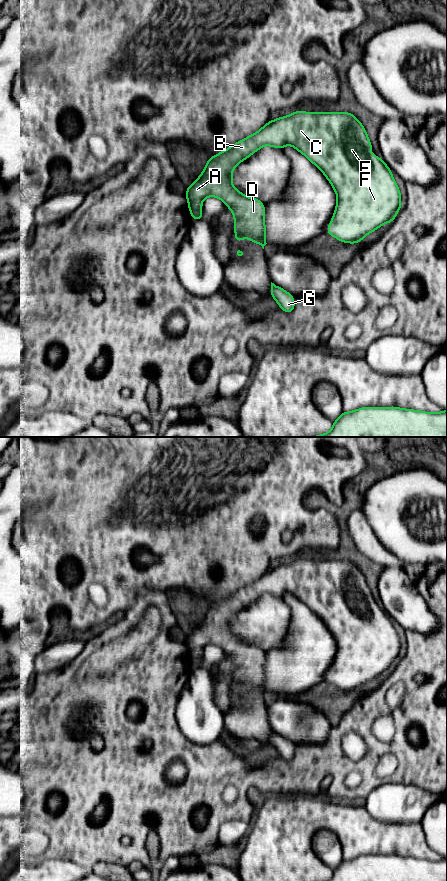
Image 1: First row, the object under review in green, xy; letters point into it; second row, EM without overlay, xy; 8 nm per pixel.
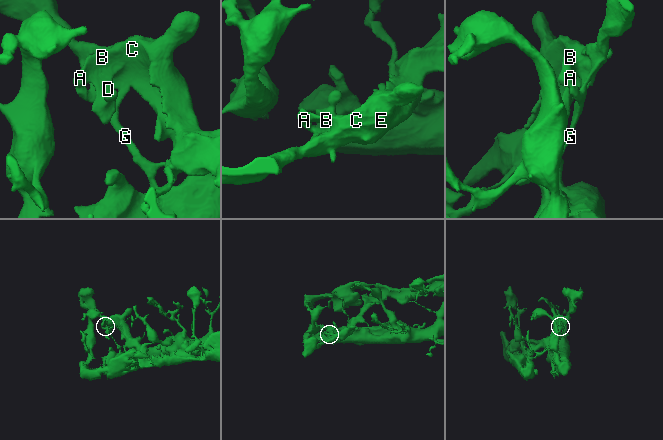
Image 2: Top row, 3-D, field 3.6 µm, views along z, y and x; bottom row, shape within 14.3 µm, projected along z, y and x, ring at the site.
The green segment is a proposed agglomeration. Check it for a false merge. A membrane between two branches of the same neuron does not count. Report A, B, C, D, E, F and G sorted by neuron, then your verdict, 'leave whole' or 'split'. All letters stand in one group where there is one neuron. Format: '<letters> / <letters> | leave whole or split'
A B C D E F / G | split

